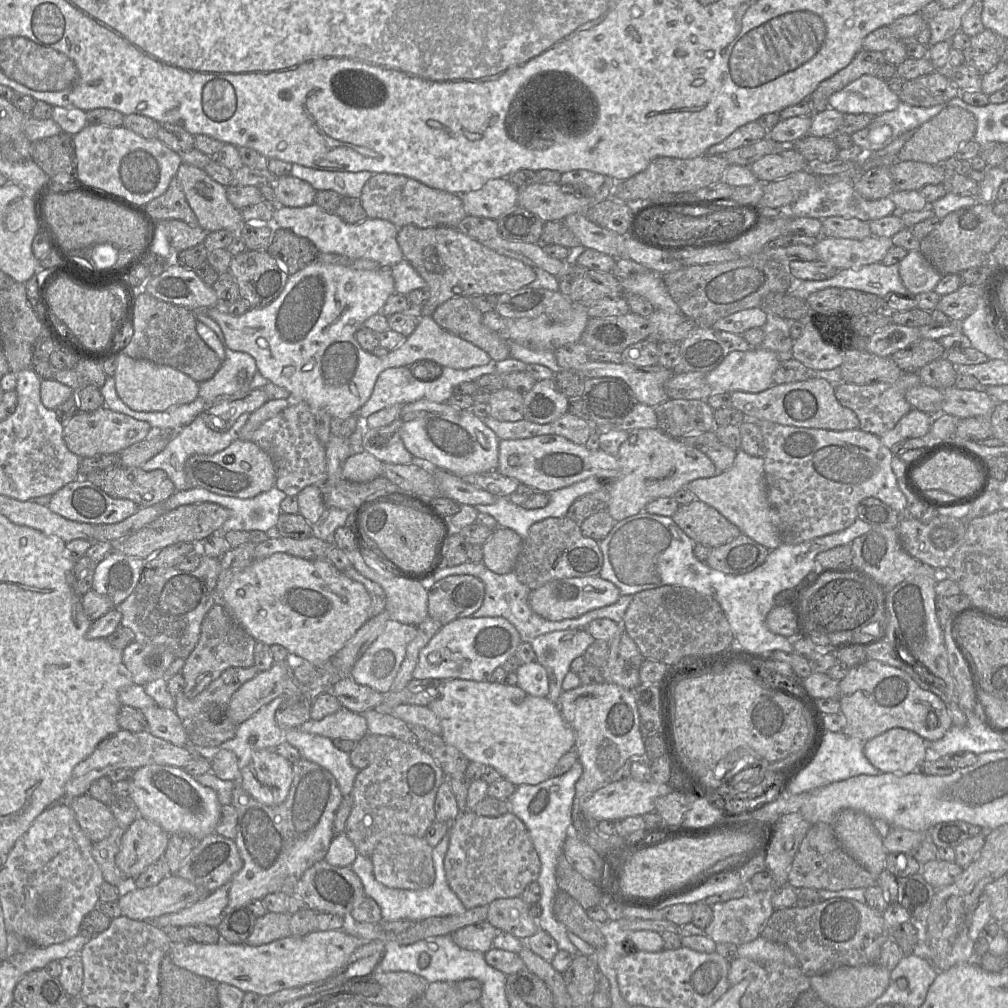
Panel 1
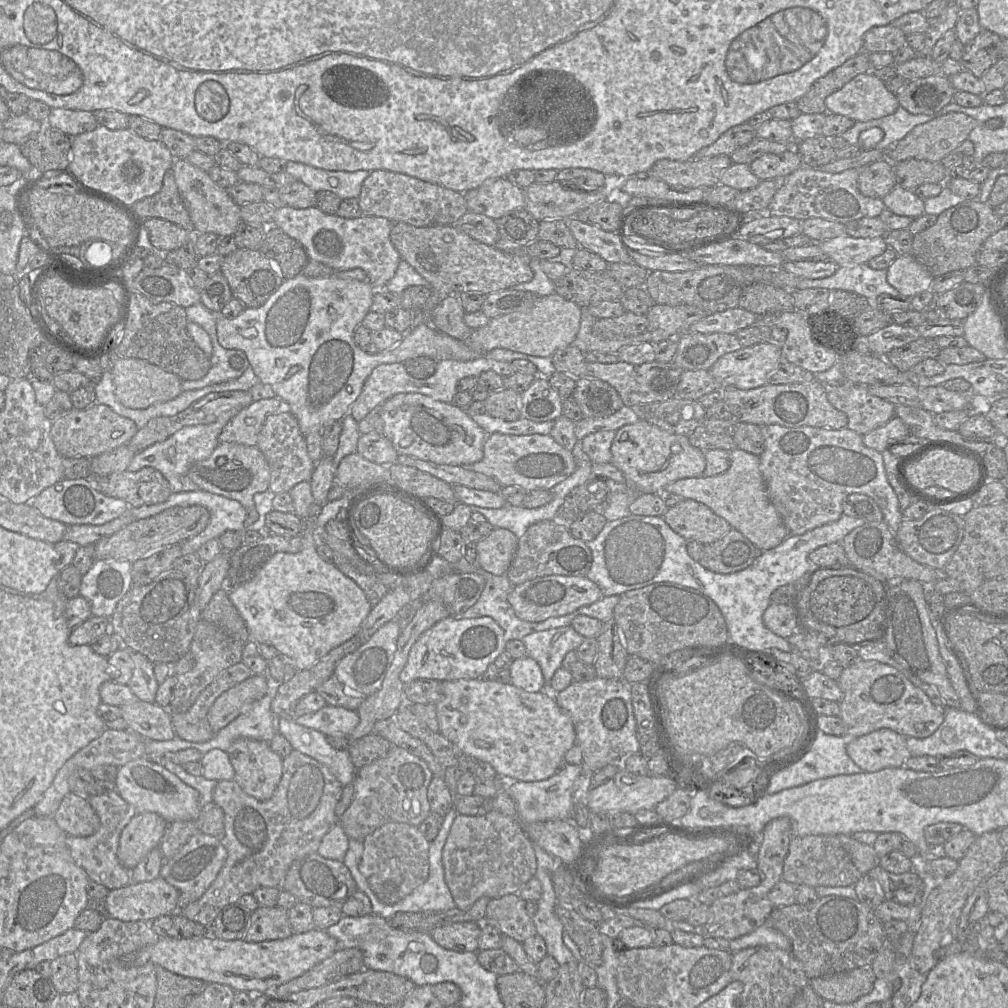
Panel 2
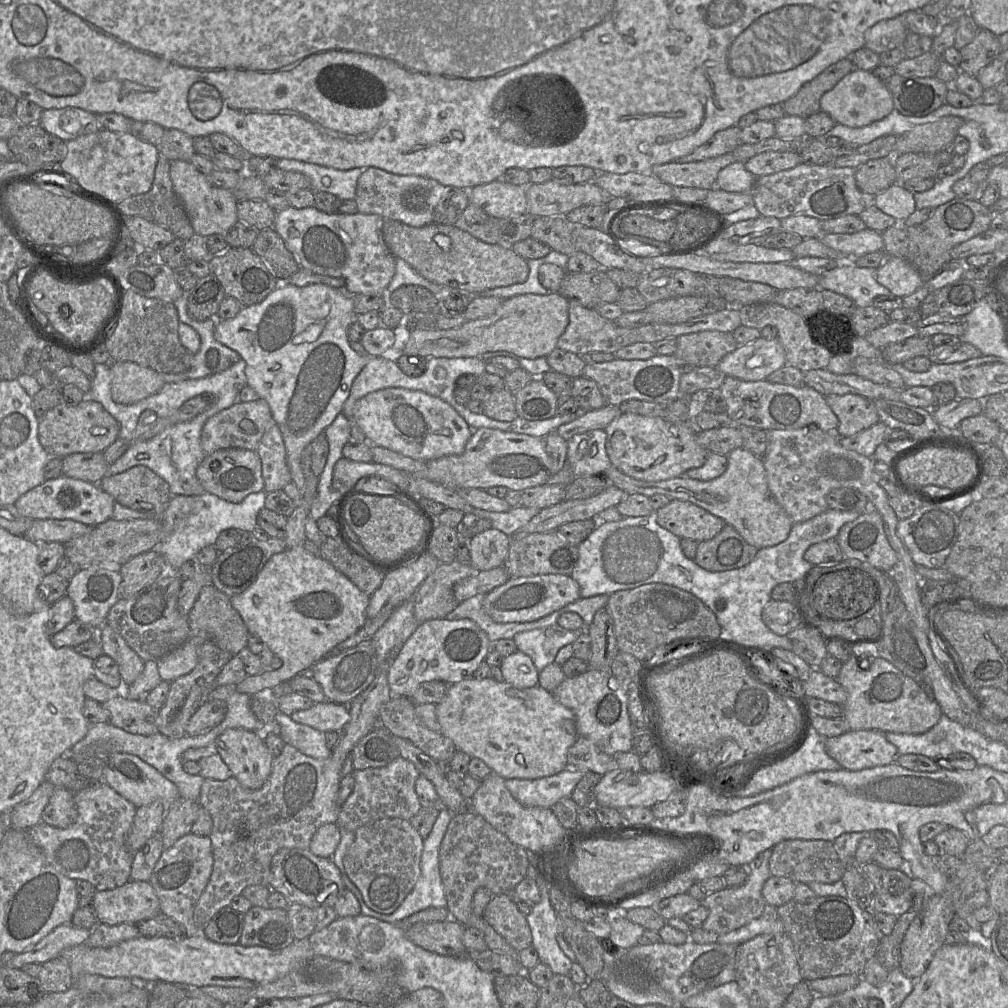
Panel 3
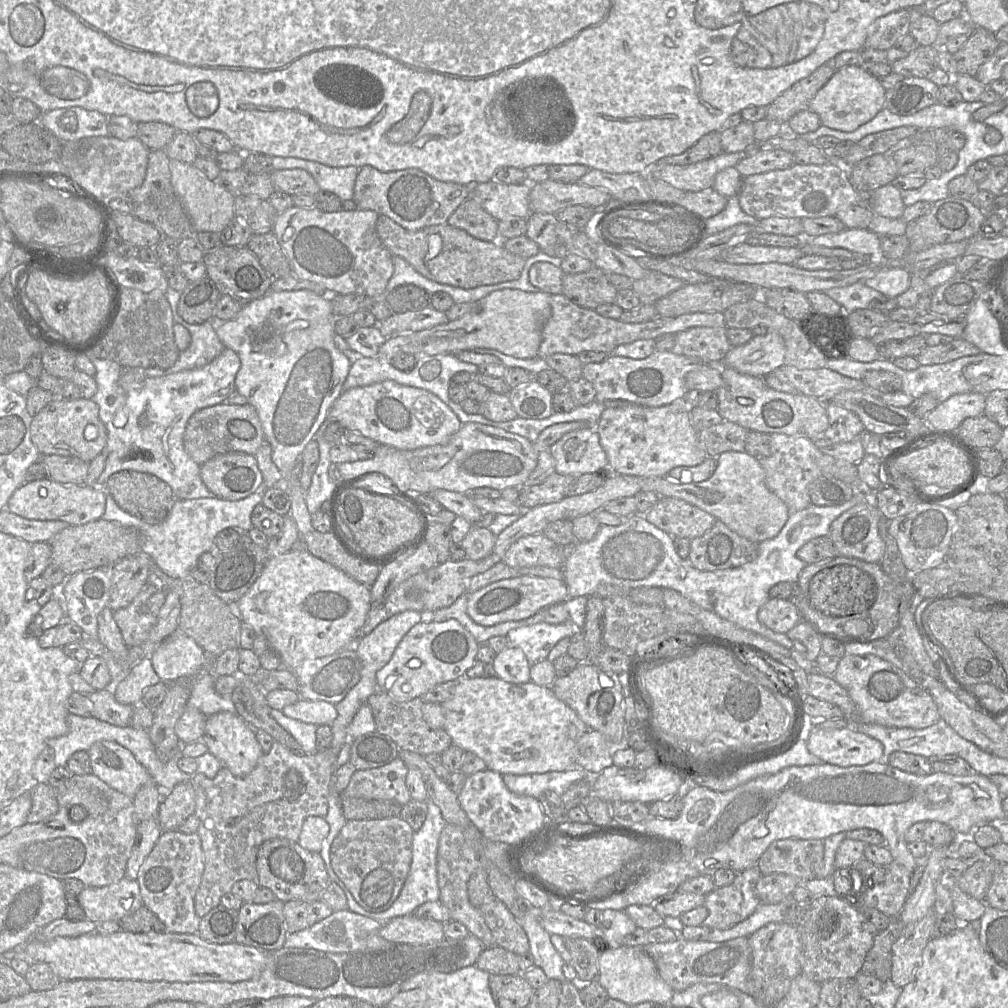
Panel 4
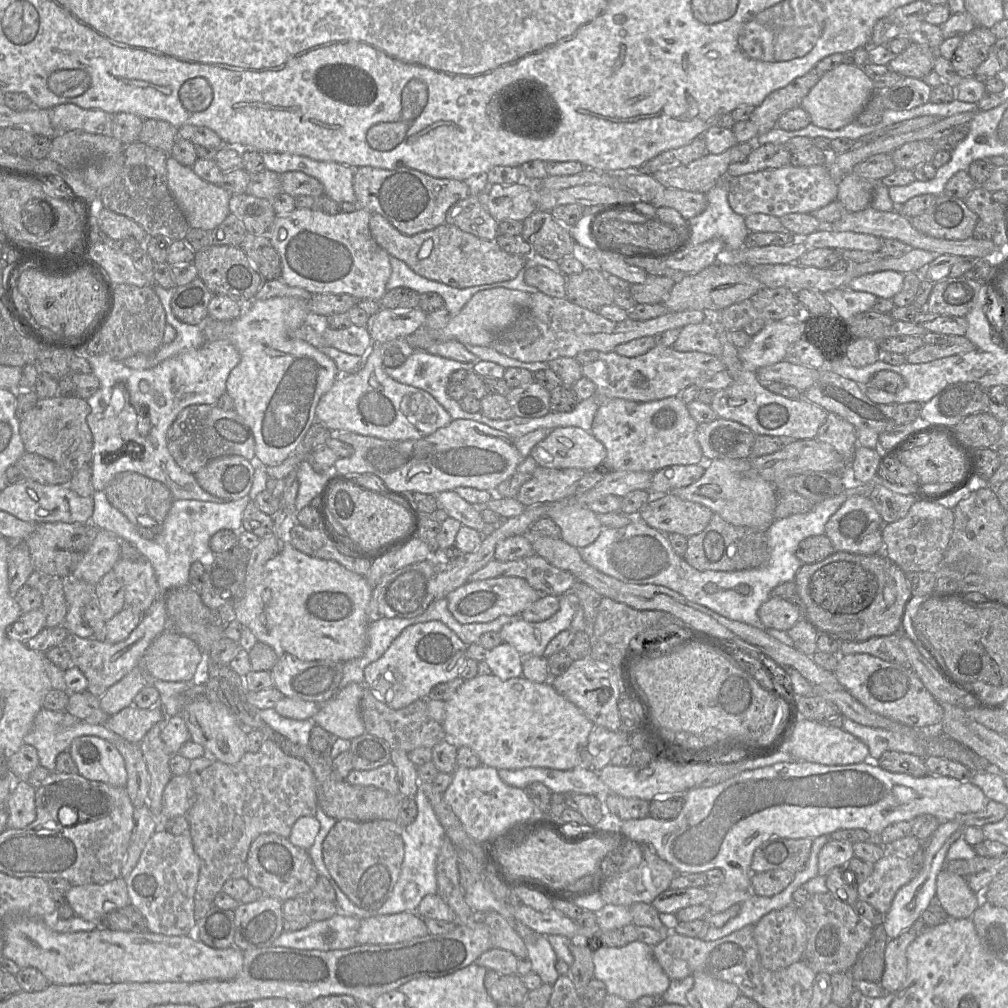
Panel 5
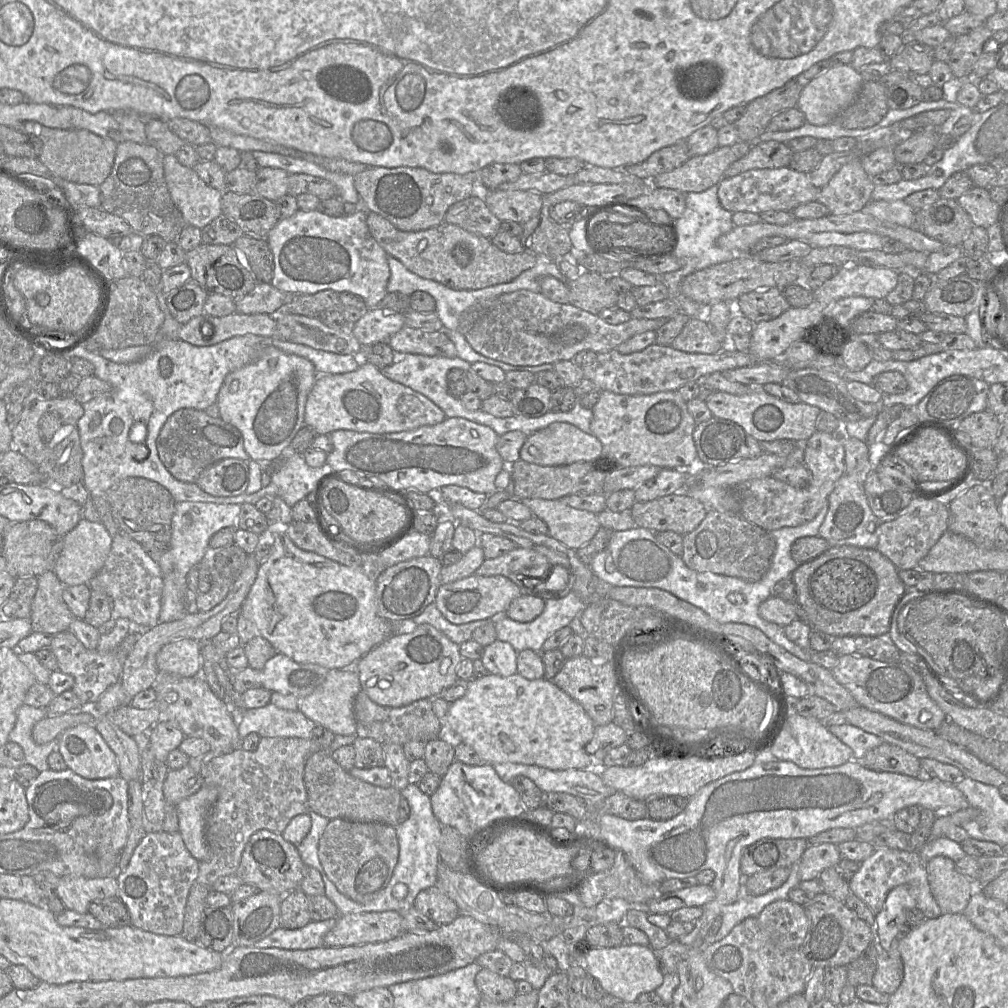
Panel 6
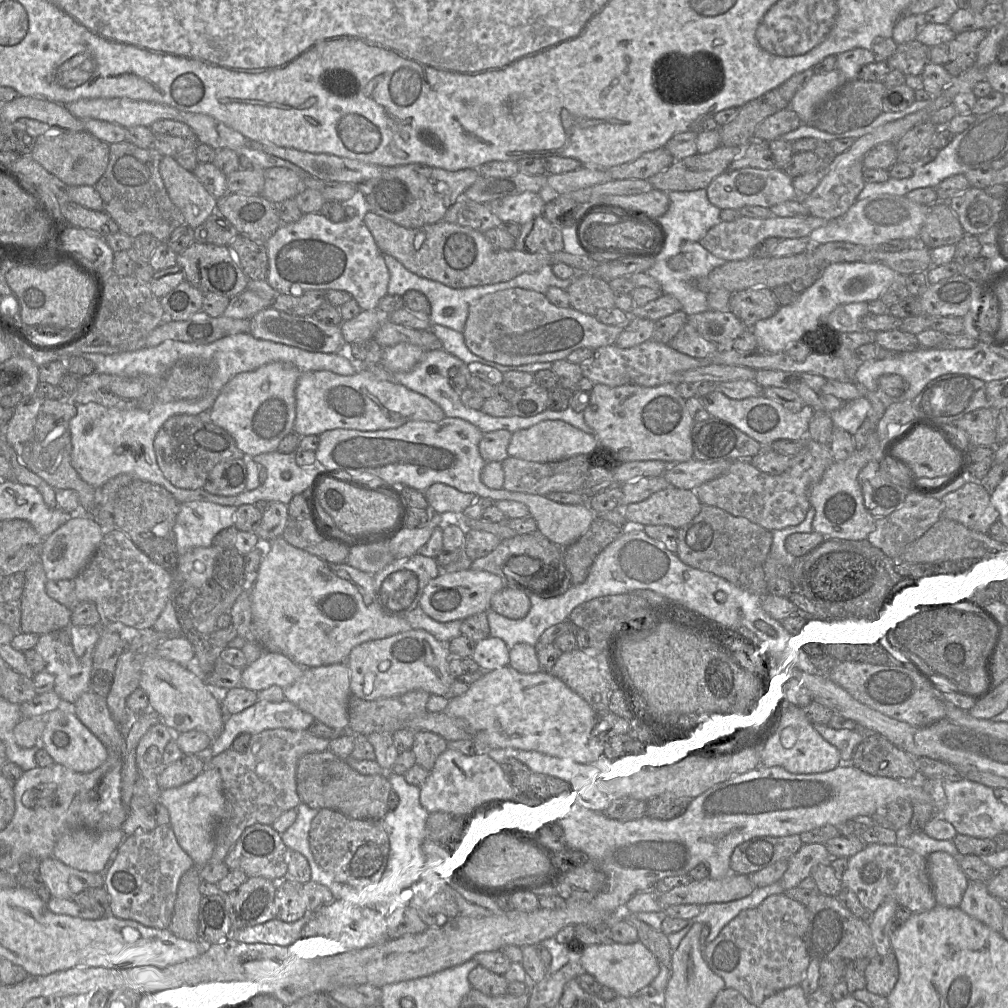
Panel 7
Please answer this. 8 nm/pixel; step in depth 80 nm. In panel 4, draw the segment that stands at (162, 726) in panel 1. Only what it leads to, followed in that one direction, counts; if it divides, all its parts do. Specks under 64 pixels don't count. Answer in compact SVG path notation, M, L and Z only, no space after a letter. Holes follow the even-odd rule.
M107 690L83 694L92 702L91 716L113 726L130 726L134 706L124 705L116 701L114 695Z

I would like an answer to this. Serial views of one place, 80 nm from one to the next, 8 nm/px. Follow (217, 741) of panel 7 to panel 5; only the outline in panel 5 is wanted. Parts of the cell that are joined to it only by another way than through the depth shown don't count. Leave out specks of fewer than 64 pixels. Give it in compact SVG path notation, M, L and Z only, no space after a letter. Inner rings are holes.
M275 708L259 709L262 720L275 732L302 746L310 745L310 734L316 723L312 719L295 720L277 713Z

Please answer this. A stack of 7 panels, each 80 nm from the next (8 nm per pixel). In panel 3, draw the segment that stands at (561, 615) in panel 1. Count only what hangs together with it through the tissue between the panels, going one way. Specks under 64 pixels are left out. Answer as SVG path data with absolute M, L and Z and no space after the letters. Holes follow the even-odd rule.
M544 574L510 578L484 595L483 611L497 623L531 622L561 610L580 598L578 583L568 575Z

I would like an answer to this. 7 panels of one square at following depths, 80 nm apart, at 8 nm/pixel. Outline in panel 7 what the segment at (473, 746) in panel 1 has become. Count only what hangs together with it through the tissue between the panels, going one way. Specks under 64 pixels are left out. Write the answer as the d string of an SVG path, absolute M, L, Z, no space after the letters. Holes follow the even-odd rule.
M509 665L486 671L467 692L450 699L444 713L467 722L474 731L473 743L476 754L487 753L493 749L510 748L539 752L556 758L568 758L579 764L599 766L599 756L606 744L594 737L598 714L584 699L552 673L538 671L532 674L522 674Z

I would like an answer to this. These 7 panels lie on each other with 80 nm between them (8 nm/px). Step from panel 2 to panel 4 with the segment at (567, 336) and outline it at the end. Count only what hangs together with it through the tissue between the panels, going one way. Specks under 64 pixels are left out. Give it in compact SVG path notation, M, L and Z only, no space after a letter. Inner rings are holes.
M519 289L494 291L479 302L477 308L461 318L429 329L386 338L376 357L390 363L399 353L425 355L453 354L464 350L494 349L508 356L530 359L538 356L542 329L551 316L551 294L526 292Z

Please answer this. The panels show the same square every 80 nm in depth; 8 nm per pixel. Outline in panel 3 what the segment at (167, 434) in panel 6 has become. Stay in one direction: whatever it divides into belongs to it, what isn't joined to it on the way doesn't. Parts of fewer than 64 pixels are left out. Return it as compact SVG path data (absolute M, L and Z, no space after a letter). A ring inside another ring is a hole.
M258 399L252 402L236 402L211 416L205 422L201 432L201 446L206 455L220 449L241 448L256 451L267 423L273 420L269 404Z

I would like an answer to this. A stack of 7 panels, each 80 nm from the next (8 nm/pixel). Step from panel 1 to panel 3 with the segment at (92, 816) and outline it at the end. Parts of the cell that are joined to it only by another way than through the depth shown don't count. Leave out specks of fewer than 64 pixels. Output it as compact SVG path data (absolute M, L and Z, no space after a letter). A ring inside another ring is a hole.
M55 788L42 813L41 822L56 828L67 828L78 817L74 793L64 788Z

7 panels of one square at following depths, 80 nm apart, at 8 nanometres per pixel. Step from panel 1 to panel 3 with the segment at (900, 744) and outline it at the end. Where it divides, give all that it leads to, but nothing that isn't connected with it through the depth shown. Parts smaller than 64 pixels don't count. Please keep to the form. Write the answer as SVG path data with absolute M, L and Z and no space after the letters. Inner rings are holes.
M848 730L825 739L825 750L843 769L853 771L888 765L899 755L880 730Z

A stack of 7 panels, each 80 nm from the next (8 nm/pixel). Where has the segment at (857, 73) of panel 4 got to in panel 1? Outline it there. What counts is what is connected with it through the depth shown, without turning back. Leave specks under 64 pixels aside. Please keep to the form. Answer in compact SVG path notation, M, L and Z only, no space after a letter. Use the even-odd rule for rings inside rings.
M863 75L846 85L842 90L832 94L828 99L828 107L843 114L880 114L897 109L900 104L899 93L889 88L887 83L875 75Z

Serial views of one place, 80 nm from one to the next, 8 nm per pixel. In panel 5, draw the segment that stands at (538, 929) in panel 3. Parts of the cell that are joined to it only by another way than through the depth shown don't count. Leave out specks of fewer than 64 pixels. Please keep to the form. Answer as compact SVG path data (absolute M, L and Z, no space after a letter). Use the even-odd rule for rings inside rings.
M534 933L524 940L527 957L531 961L531 971L540 976L543 984L553 985L560 974L556 970L558 957L547 936Z

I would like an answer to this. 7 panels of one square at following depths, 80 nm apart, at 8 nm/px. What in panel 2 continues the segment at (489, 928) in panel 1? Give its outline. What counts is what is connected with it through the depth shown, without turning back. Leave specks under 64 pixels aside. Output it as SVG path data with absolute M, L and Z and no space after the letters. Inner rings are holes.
M459 922L437 927L430 932L442 948L455 952L477 952L482 923Z

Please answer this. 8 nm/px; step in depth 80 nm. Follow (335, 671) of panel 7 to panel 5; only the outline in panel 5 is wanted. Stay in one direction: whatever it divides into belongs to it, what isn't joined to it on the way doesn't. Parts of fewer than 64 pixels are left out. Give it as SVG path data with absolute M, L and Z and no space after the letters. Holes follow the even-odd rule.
M357 683L344 686L333 698L320 704L318 712L311 719L316 725L342 739L353 740L365 734L360 714L364 687Z

